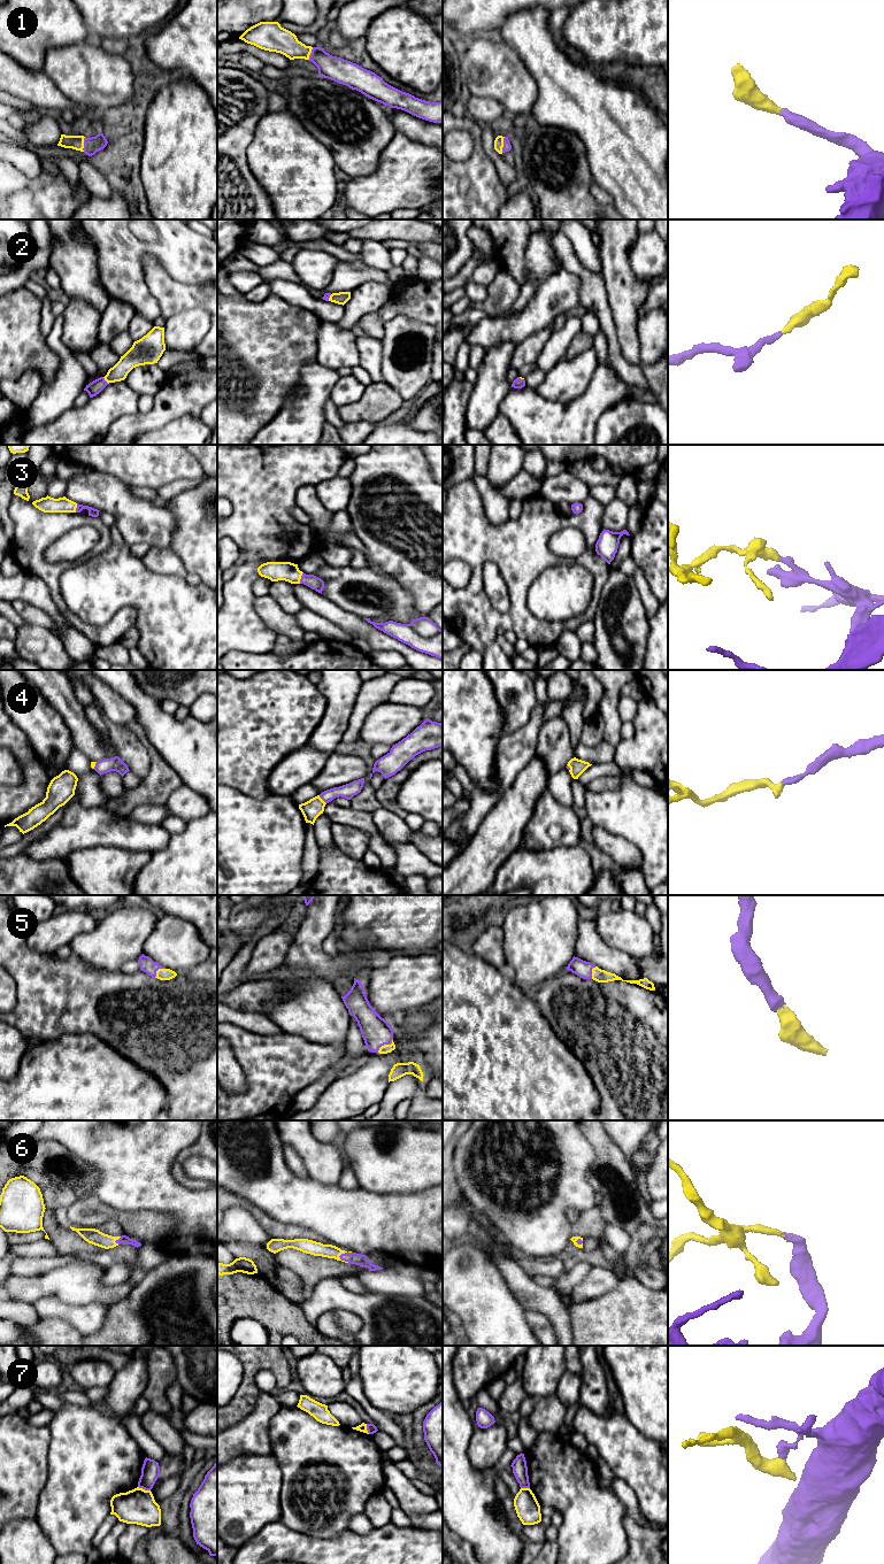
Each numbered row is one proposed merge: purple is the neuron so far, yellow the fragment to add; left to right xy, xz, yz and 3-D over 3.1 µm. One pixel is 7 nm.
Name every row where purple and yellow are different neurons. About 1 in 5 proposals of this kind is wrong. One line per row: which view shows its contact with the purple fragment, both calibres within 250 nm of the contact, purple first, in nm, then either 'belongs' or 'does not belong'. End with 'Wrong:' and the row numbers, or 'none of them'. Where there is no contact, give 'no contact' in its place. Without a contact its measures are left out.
1: contact in yz; calibres 60 and 60 nm; belongs
2: contact in xy; calibres 90 and 120 nm; belongs
3: contact in xz; calibres 90 and 140 nm; belongs
4: contact in xz; calibres 100 and 140 nm; belongs
5: contact in xz; calibres 200 and 60 nm; belongs
6: contact in xz; calibres 80 and 100 nm; belongs
7: contact in xy; calibres 130 and 240 nm; does not belong
Wrong: 7

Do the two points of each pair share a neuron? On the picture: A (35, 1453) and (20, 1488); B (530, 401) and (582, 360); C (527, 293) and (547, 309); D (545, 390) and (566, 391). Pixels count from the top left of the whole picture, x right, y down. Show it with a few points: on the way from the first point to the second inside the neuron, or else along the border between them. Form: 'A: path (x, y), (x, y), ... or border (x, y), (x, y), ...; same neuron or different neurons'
A: path (25, 1462), (20, 1468), (20, 1479); same neuron
B: border (535, 390), (544, 398), (560, 401), (565, 405); different neurons
C: border (548, 276), (531, 299), (510, 314); different neurons
D: path (550, 390), (561, 390); same neuron

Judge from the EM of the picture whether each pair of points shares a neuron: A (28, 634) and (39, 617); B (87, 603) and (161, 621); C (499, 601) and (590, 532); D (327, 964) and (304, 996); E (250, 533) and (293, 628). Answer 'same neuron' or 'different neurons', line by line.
A: different neurons
B: same neuron
C: different neurons
D: different neurons
E: different neurons

